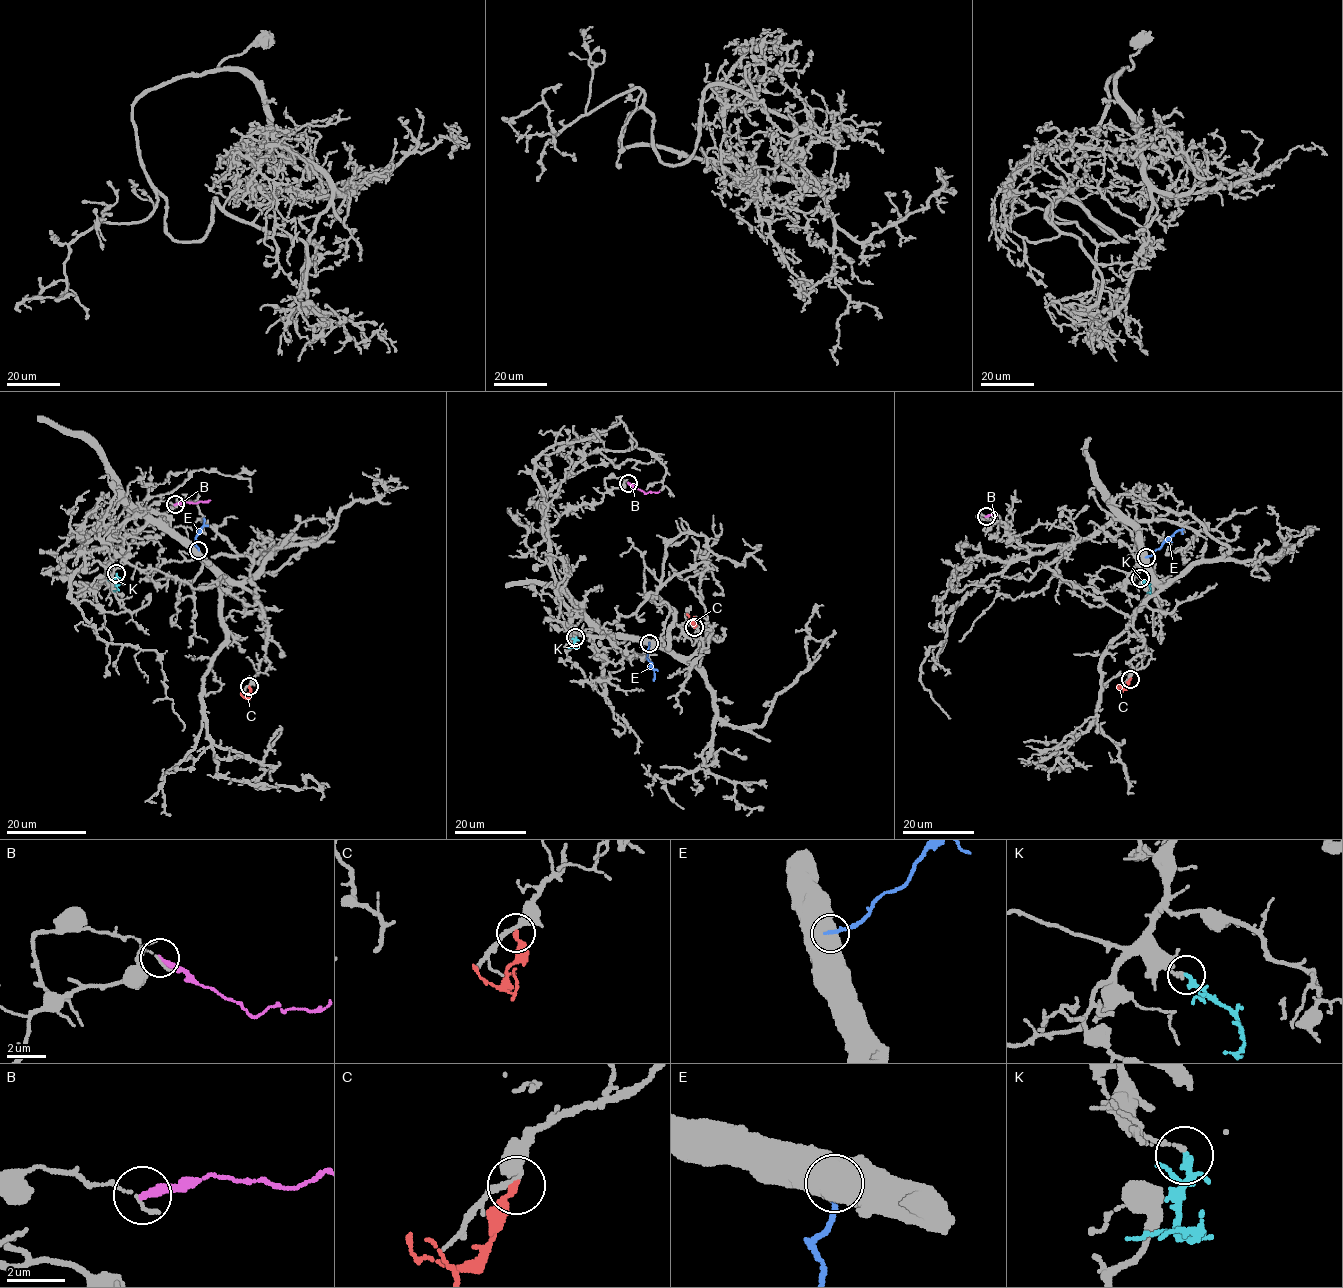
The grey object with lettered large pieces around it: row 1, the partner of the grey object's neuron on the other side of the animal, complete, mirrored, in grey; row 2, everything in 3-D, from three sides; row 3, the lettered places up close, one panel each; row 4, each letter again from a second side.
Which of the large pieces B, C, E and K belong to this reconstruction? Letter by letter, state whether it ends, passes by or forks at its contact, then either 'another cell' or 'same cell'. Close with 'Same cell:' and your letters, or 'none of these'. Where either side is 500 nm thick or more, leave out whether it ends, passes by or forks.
B: it ends there; another cell
C: it ends there; another cell
E: another cell
K: it passes by; another cell
Same cell: none of these

